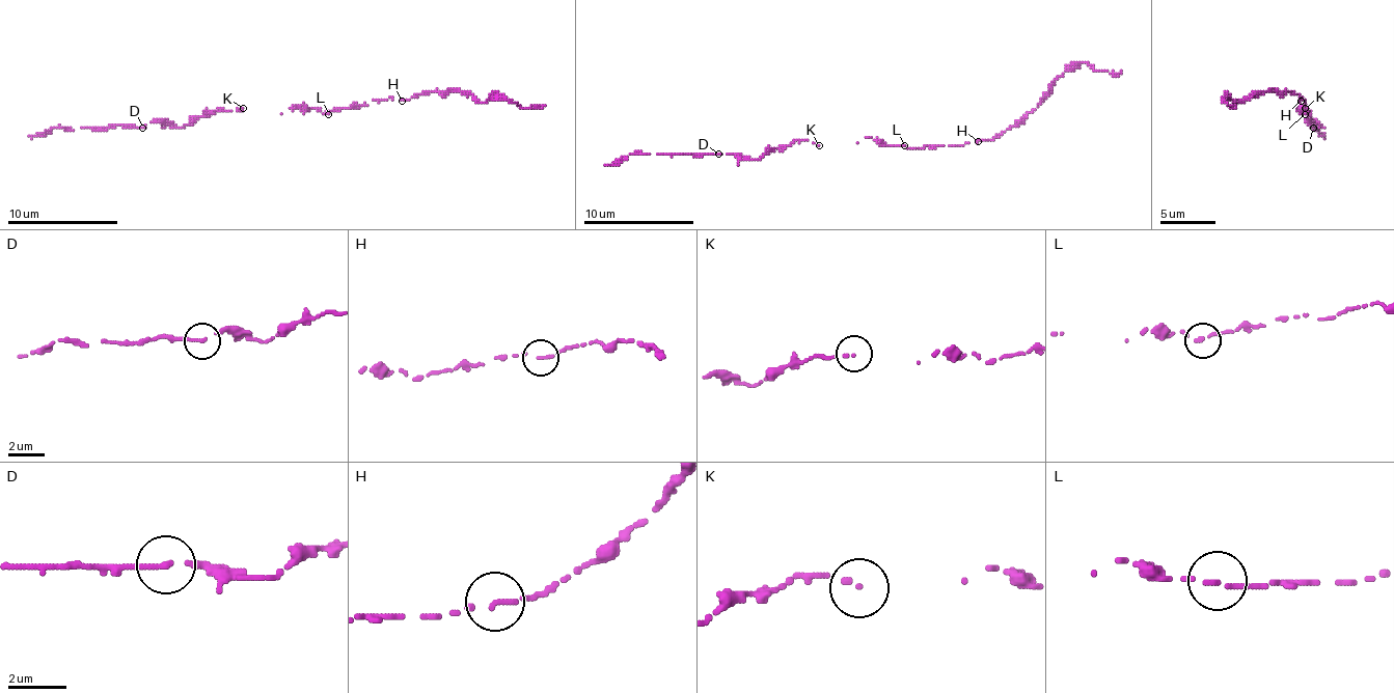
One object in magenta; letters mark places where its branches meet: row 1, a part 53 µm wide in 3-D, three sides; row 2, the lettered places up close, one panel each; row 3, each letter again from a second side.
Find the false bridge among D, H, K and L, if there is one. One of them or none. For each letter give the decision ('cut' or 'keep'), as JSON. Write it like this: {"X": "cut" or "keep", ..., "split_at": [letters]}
{"D": "keep", "H": "keep", "K": "keep", "L": "keep", "split_at": []}

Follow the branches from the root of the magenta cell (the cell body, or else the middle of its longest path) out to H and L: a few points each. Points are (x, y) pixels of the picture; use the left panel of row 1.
H: (306, 108), (318, 108), (328, 114), (351, 105), (367, 105), (373, 100), (389, 96), (401, 100)
L: (306, 108), (318, 108), (328, 114)

